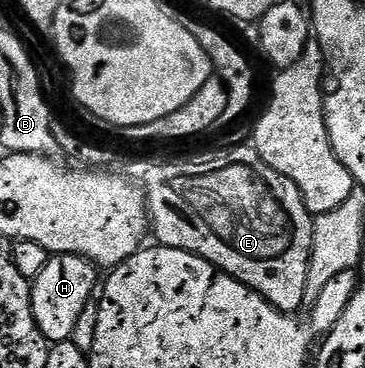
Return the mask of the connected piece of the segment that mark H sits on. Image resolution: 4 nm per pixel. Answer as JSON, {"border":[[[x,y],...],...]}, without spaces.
{"border":[[[52,254],[46,262],[46,270],[42,270],[42,274],[38,274],[38,278],[31,281],[34,322],[38,330],[42,330],[49,345],[72,339],[74,326],[78,326],[78,318],[82,318],[82,310],[86,310],[86,306],[93,303],[94,293],[98,288],[96,272],[98,273],[97,265],[91,264],[85,256]]]}

